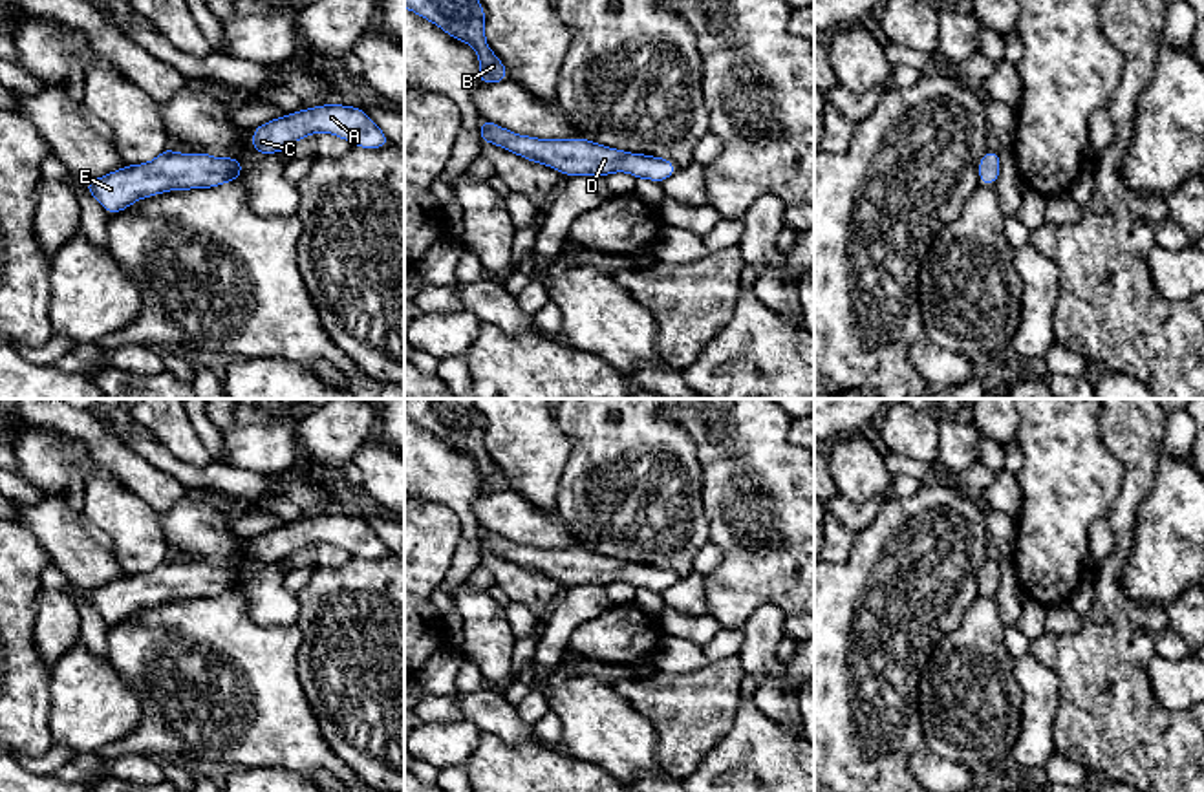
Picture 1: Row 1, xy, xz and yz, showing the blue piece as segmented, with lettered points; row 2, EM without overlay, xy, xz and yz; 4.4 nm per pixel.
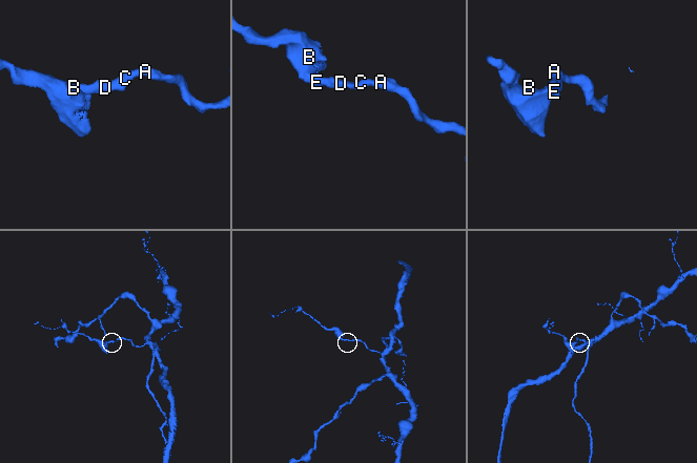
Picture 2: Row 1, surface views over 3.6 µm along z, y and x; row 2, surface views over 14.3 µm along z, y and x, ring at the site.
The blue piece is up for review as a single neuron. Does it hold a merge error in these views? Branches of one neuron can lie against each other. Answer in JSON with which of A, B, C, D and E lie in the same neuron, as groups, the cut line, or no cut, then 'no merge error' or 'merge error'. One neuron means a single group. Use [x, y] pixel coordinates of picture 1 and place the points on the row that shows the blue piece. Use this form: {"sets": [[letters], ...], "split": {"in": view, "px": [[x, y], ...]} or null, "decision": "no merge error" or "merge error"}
{"sets": [["A", "B", "C", "D", "E"]], "split": null, "decision": "no merge error"}

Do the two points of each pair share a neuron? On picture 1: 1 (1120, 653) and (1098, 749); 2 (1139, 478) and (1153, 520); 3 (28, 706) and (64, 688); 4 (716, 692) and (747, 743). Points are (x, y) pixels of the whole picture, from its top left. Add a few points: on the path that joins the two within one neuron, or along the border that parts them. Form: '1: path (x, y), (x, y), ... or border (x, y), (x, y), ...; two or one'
1: path (1104, 677), (1104, 684), (1098, 690), (1098, 725); one
2: border (1160, 456), (1153, 487), (1139, 507), (1133, 538); two
3: border (48, 668), (48, 730), (52, 738); two
4: border (741, 699), (730, 728), (707, 754); two

